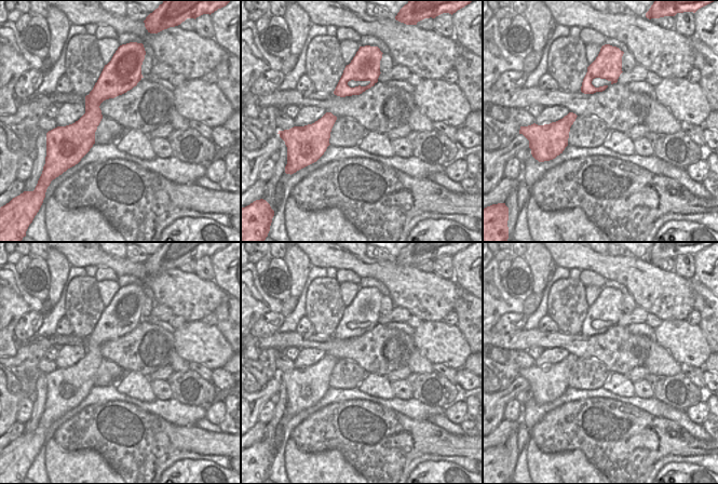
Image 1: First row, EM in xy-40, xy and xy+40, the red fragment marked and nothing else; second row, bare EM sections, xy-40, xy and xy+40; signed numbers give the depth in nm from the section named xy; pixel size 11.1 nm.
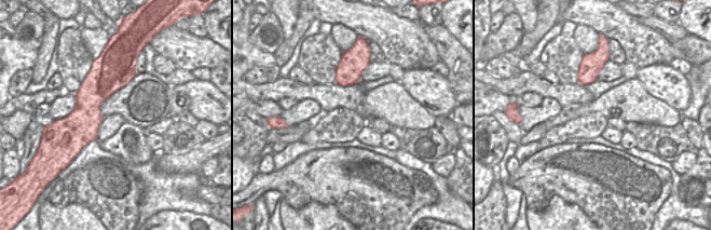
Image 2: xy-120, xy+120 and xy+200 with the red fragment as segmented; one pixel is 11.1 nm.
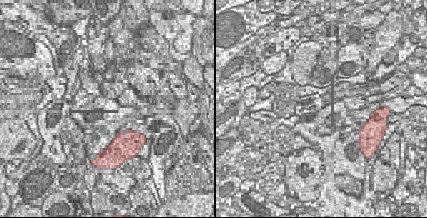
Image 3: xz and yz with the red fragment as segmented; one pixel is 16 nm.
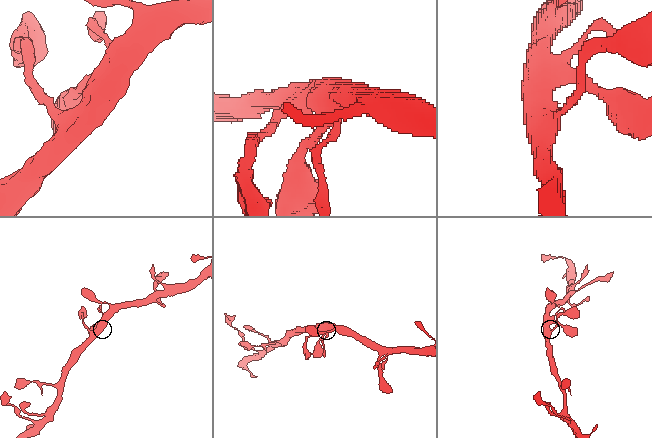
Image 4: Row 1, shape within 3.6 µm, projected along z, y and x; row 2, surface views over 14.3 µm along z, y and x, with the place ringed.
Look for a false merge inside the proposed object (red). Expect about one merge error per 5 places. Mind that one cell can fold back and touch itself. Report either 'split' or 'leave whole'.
leave whole

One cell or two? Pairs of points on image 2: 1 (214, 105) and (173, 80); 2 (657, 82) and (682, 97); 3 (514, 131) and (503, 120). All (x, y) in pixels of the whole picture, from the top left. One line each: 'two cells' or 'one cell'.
1: two cells
2: one cell
3: one cell

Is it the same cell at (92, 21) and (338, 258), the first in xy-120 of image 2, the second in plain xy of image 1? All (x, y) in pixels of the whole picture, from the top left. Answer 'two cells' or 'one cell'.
two cells

